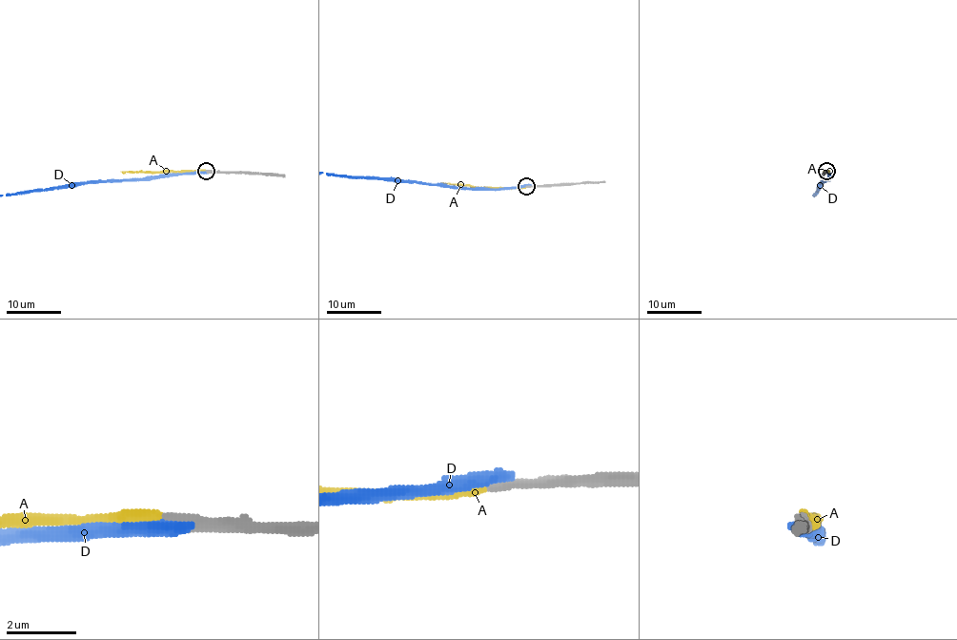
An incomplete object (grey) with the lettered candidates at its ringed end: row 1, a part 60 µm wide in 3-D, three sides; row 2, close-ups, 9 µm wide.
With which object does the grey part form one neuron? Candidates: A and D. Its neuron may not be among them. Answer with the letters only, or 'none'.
A

